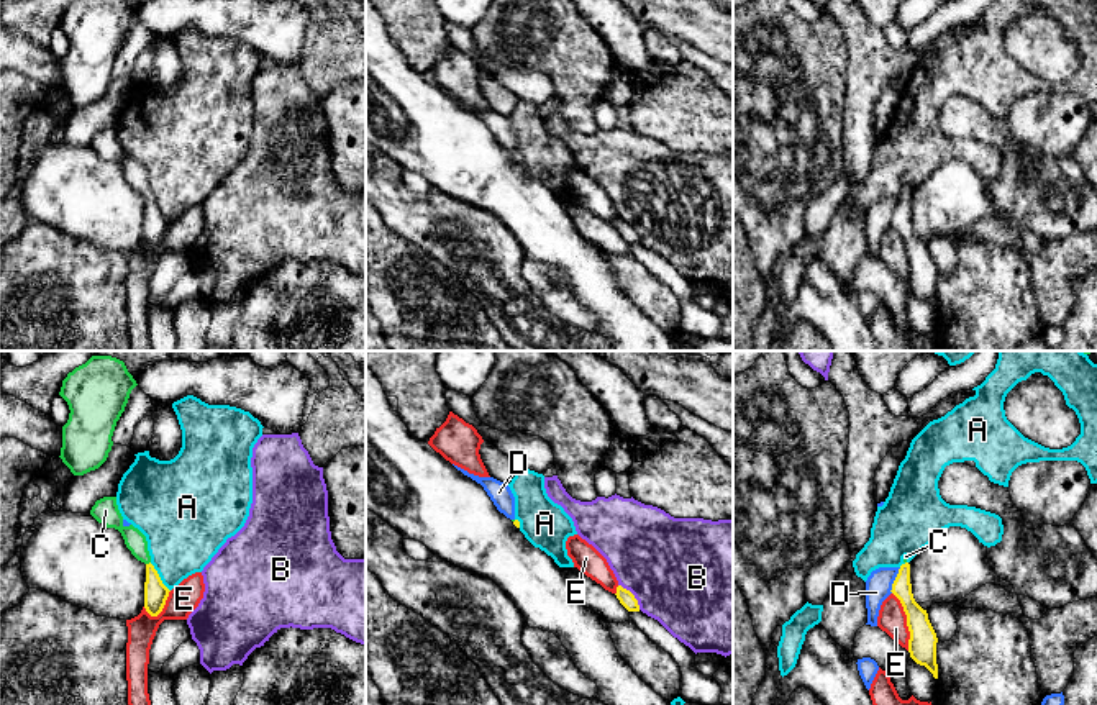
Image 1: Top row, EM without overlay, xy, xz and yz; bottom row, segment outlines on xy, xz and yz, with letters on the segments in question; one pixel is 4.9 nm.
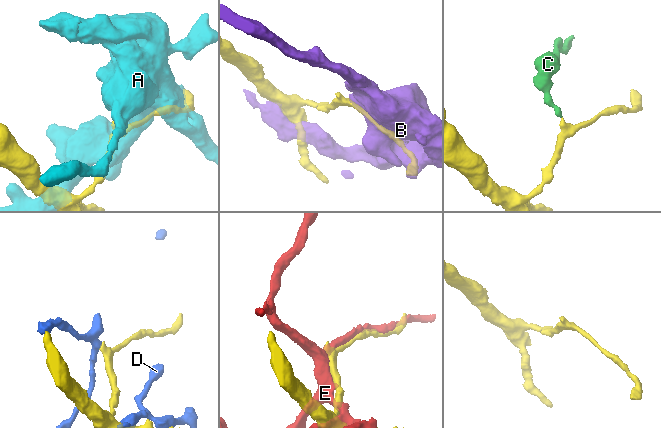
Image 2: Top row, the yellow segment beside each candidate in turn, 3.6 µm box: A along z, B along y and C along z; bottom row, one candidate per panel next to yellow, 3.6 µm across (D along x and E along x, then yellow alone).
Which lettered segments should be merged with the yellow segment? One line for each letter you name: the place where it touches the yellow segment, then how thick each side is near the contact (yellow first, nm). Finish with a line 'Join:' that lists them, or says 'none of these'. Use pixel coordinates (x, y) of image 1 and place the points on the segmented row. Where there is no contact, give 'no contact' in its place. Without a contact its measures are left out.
C: contact xy (150, 563); calibres 120 and 100 nm
Join: C

